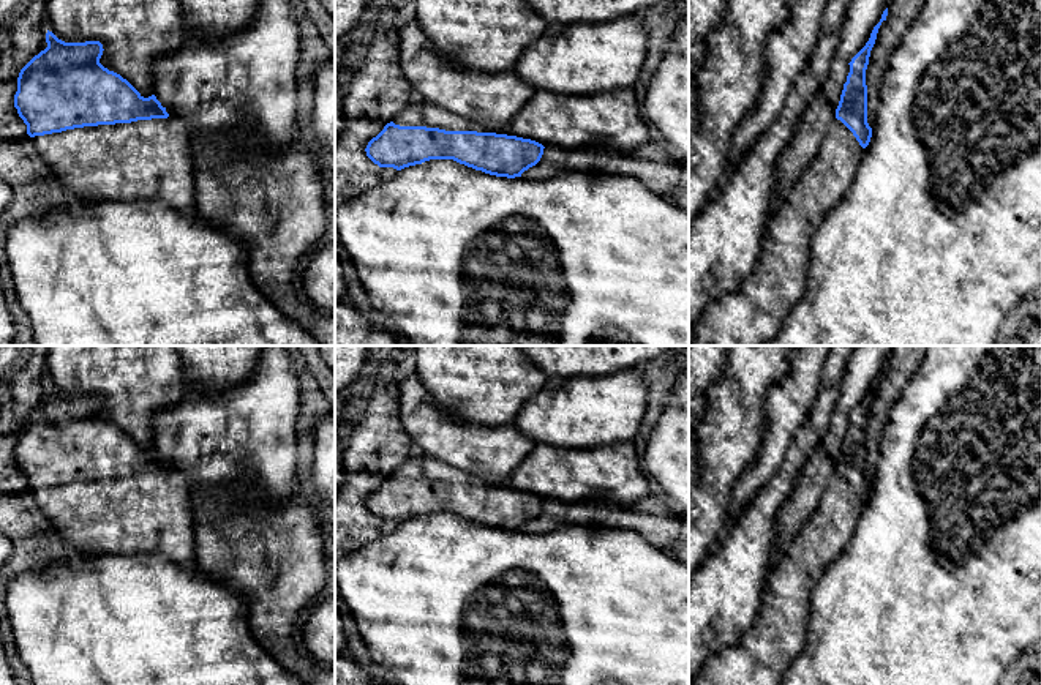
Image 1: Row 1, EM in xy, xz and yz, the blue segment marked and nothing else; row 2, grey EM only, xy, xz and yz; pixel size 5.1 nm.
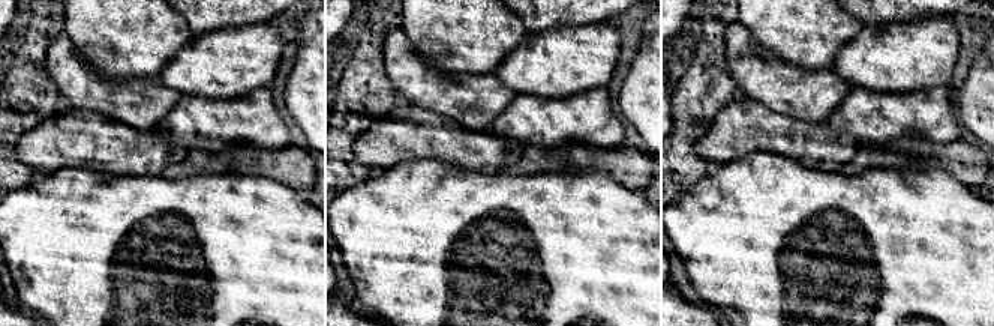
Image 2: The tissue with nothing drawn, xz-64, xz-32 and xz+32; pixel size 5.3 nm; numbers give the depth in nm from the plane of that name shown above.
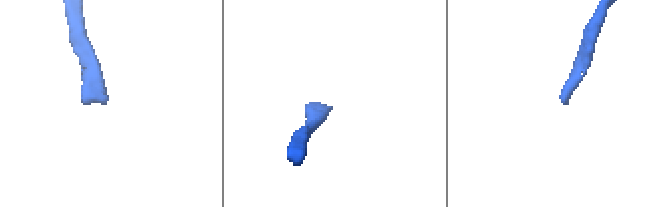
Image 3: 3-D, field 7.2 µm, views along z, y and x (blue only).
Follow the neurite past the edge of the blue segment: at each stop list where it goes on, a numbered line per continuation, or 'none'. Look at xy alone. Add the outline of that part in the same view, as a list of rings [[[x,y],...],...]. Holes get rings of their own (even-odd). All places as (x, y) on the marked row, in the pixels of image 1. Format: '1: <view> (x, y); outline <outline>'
1: xy (149, 160); outline [[[152,118],[74,128],[33,142],[70,197],[161,200],[196,218],[190,139],[183,120]]]

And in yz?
1: yz (752, 316); outline [[[834,118],[823,142],[793,186],[793,193],[771,215],[761,251],[752,271],[735,294],[711,303],[689,330],[690,346],[763,346],[771,341],[806,290],[812,237],[828,213],[842,200],[864,155],[853,133]]]

